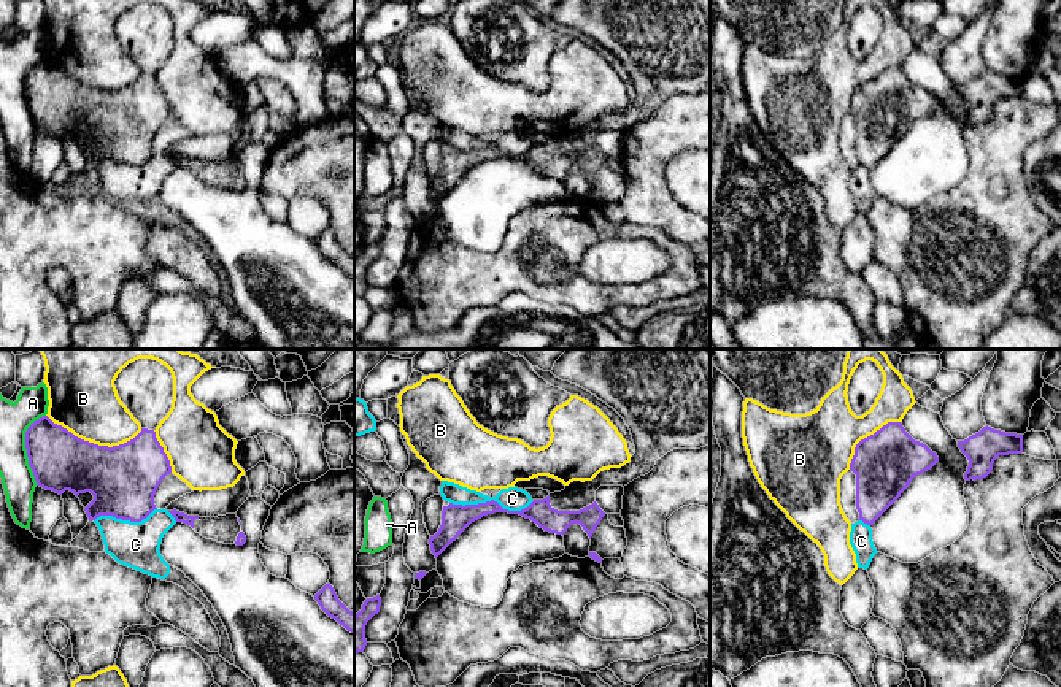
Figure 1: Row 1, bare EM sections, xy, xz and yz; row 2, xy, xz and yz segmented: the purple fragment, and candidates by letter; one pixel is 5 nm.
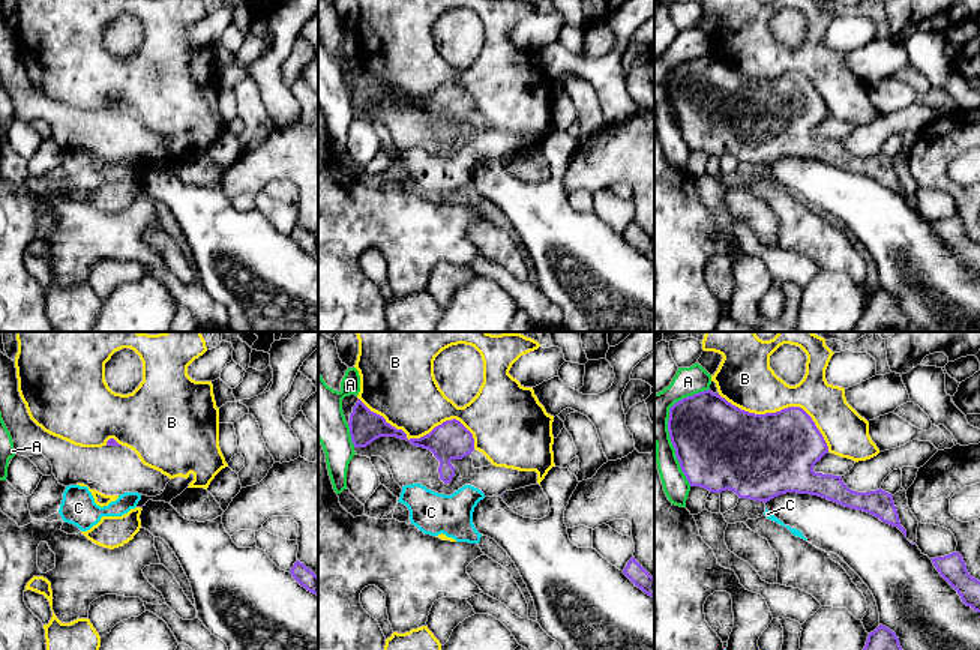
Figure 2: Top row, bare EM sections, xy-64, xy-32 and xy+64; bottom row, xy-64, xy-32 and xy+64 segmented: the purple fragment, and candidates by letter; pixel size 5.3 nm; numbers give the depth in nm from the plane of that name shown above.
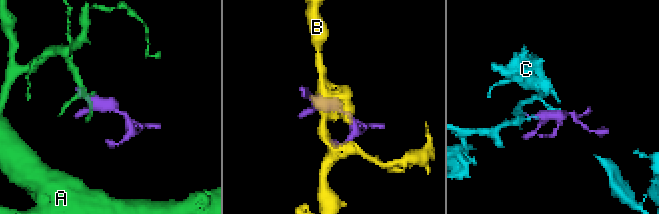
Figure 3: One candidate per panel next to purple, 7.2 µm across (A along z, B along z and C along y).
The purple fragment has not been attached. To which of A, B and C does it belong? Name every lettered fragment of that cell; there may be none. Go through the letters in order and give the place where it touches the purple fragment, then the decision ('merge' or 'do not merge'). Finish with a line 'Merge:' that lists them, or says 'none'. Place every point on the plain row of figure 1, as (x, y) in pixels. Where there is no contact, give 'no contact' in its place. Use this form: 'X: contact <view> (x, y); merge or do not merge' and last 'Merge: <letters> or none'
A: contact xy (26, 92); do not merge
B: contact xy (92, 88); do not merge
C: contact xz (491, 145); do not merge
Merge: none

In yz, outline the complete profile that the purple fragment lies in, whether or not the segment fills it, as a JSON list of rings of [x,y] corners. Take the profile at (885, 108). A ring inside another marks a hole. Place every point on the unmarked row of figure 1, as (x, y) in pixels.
[[[888,67],[855,92],[850,114],[856,119],[859,165],[874,167],[901,141],[912,124],[939,106],[901,67]]]

